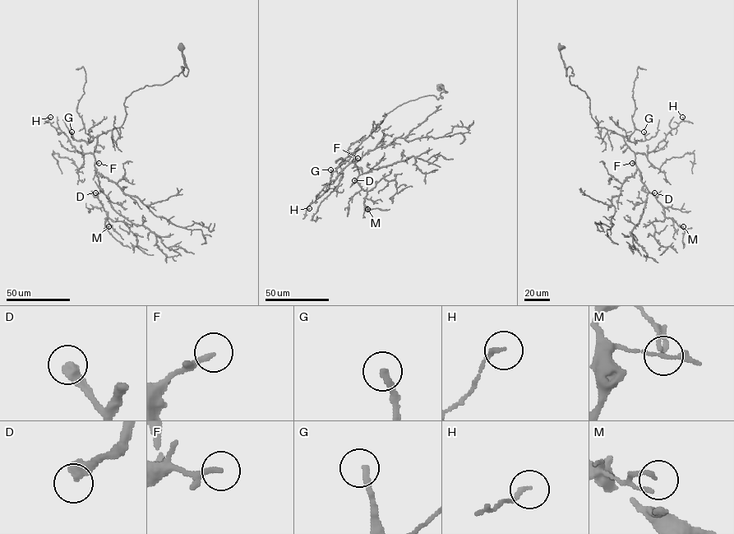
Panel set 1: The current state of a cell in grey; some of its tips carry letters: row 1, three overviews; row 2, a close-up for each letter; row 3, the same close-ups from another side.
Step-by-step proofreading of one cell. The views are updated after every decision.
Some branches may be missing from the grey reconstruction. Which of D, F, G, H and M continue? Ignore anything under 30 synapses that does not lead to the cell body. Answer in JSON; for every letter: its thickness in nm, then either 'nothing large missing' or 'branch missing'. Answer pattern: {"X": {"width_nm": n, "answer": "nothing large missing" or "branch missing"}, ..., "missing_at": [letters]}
{"D": {"width_nm": 460, "answer": "nothing large missing"}, "F": {"width_nm": 180, "answer": "nothing large missing"}, "G": {"width_nm": 240, "answer": "branch missing"}, "H": {"width_nm": 140, "answer": "nothing large missing"}, "M": {"width_nm": 150, "answer": "nothing large missing"}, "missing_at": ["G"]}

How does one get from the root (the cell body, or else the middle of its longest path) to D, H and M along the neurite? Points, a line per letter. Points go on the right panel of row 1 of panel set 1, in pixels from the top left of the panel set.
D: (560, 47), (566, 76), (570, 66), (570, 84), (589, 98), (592, 118), (623, 136), (641, 181), (654, 192)
H: (560, 47), (566, 76), (570, 66), (570, 84), (589, 98), (592, 118), (635, 153), (647, 155), (682, 117)
M: (560, 47), (592, 118), (623, 136), (642, 182), (683, 226)

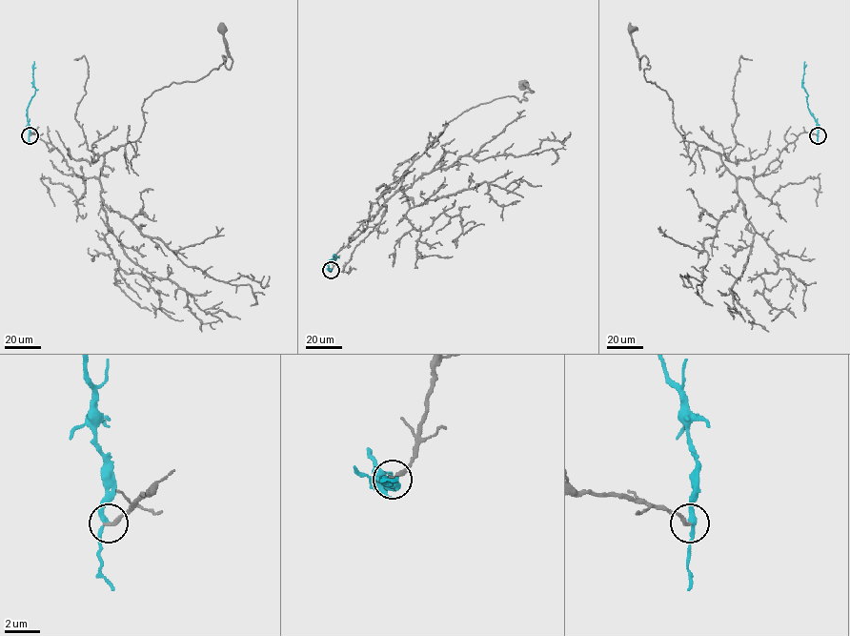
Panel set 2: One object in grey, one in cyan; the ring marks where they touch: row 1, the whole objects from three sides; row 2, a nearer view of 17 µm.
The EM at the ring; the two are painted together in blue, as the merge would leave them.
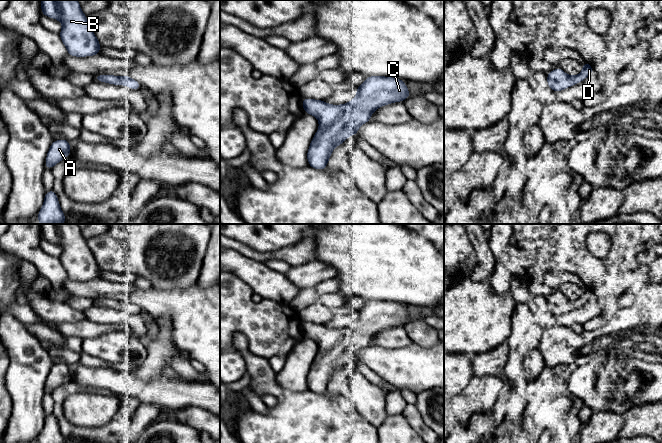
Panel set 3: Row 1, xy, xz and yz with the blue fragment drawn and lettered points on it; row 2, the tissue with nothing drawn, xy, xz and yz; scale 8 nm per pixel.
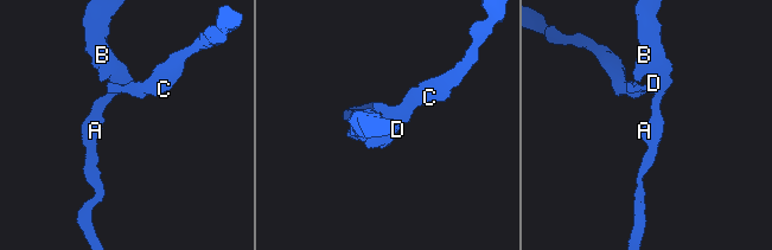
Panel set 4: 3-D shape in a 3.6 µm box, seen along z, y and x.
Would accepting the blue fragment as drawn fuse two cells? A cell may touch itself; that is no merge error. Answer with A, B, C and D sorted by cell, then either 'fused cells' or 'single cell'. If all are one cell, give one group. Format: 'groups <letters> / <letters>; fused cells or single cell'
groups A B C D; single cell

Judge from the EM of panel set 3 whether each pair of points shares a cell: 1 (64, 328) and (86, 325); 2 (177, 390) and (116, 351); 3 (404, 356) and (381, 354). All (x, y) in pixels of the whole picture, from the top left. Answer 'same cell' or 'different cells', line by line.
1: same cell
2: different cells
3: same cell

